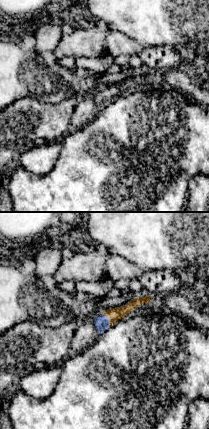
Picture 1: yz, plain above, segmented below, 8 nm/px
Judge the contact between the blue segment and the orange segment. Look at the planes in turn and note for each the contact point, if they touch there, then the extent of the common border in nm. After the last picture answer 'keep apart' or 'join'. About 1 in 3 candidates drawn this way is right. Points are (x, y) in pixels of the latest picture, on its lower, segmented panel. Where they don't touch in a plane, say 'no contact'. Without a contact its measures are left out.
contact (107, 318); length 120 nm

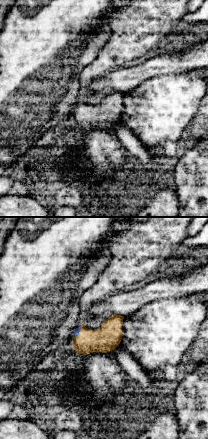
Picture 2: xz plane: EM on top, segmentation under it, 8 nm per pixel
contact (79, 331); length 130 nm

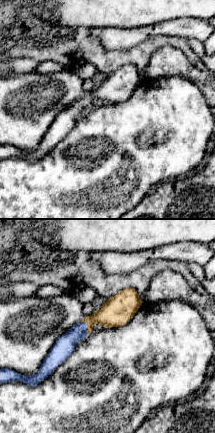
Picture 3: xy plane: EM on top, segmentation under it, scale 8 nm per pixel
contact (87, 327); length 120 nm

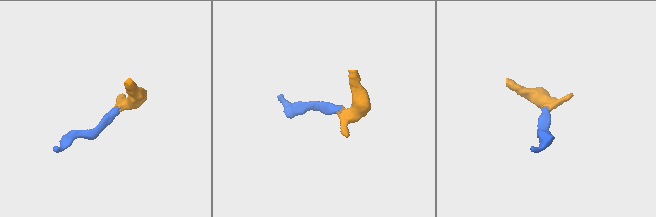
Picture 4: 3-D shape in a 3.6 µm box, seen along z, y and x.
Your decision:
join

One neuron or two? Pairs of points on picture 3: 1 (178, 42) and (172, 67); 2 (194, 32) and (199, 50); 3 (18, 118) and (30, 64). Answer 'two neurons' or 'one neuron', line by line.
1: two neurons
2: two neurons
3: two neurons

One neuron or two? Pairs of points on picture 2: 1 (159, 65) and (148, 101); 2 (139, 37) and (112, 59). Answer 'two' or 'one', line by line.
1: two
2: one

